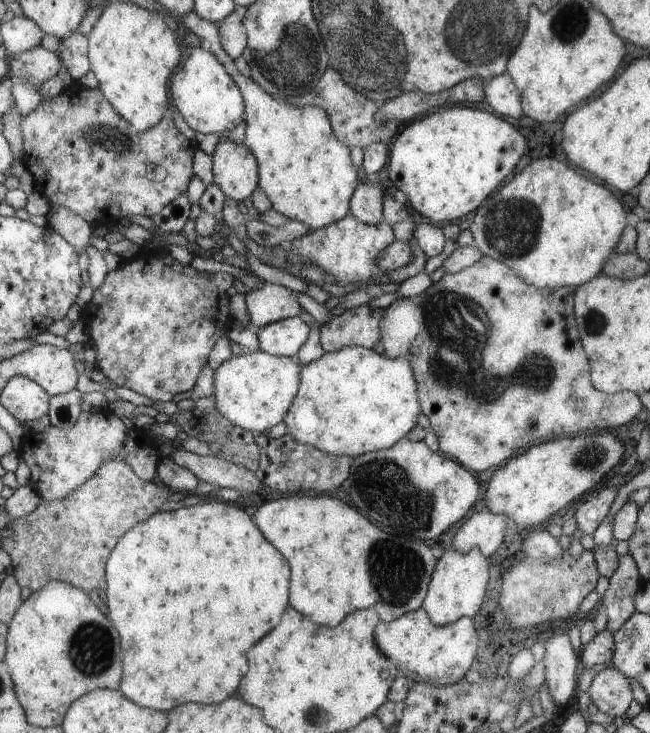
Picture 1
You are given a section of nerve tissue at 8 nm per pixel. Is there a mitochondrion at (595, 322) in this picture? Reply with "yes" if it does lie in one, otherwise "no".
yes

